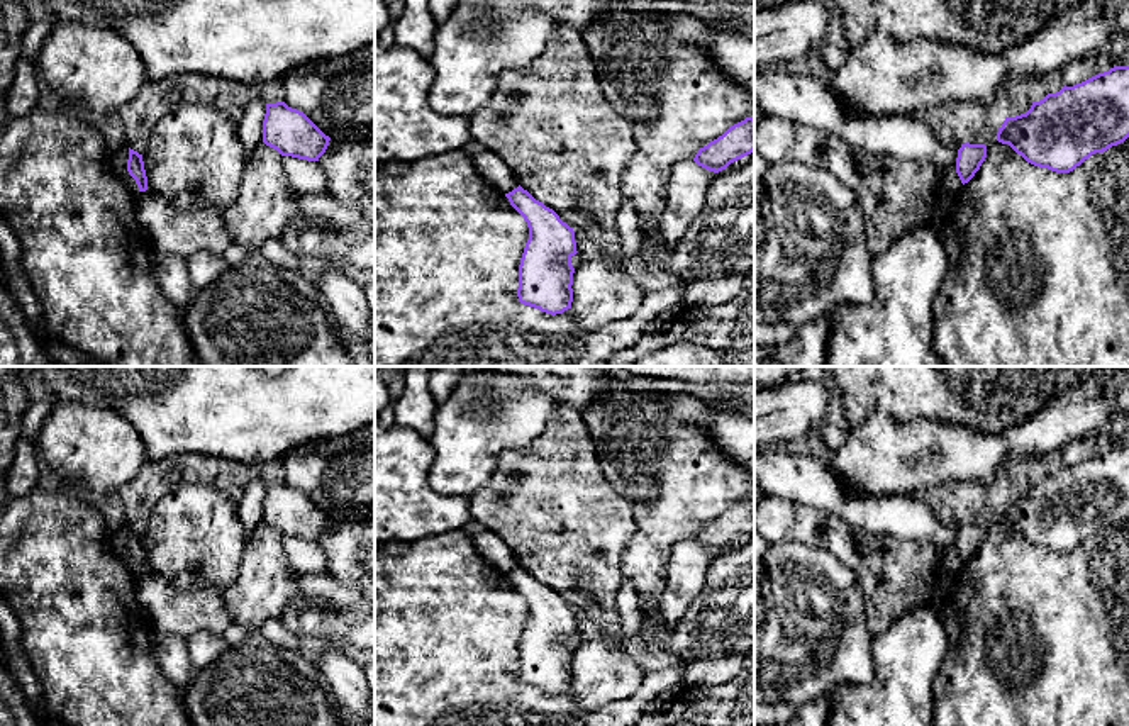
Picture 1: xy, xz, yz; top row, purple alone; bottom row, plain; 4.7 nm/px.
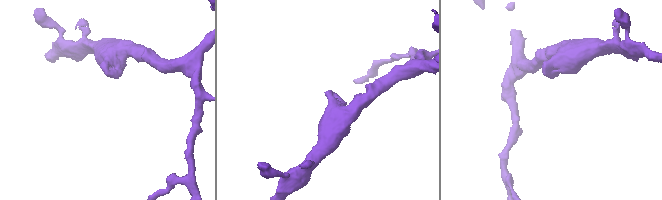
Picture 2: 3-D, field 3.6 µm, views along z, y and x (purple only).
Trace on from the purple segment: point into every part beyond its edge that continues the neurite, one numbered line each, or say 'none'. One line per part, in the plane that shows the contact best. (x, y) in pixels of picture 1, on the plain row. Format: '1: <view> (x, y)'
none

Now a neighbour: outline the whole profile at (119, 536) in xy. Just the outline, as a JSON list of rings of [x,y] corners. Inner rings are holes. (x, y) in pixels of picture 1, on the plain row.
[[[129,526],[120,528],[117,531],[112,533],[112,539],[114,539],[114,550],[115,553],[122,558],[122,561],[125,563],[125,567],[134,573],[139,575],[139,567],[136,563],[136,560],[129,555],[127,551],[127,539],[129,539]]]

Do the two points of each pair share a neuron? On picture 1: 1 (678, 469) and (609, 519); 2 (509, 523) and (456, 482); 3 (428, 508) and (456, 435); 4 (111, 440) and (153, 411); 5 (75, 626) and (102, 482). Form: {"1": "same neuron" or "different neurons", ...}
{"1": "different neurons", "2": "different neurons", "3": "different neurons", "4": "different neurons", "5": "different neurons"}

